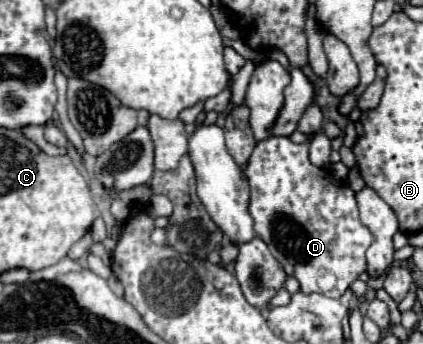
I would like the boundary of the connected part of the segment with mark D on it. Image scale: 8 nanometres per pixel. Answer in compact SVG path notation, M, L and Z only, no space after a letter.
M271 136L257 142L247 166L245 178L249 182L249 214L253 216L255 234L261 236L275 260L283 264L287 276L295 276L301 284L301 292L319 292L329 298L339 298L353 280L367 270L365 250L371 244L369 228L359 220L355 192L345 180L335 180L325 168L317 168L309 162L309 144L293 144L285 136Z

